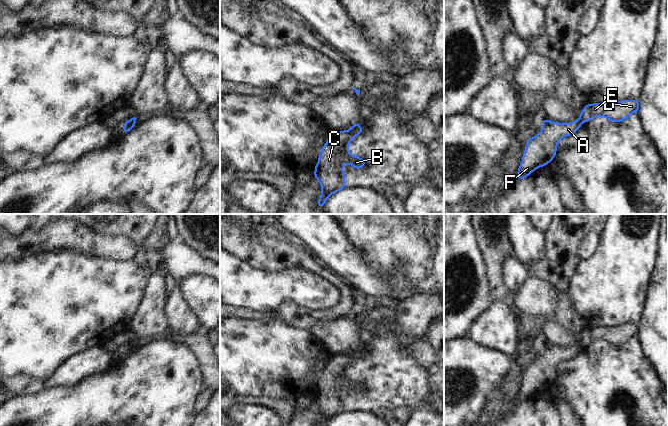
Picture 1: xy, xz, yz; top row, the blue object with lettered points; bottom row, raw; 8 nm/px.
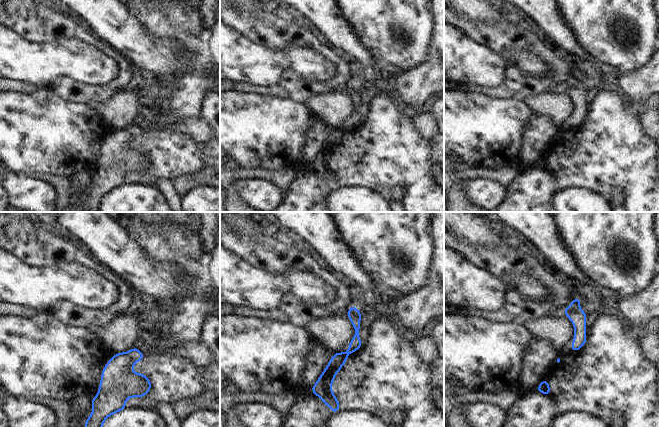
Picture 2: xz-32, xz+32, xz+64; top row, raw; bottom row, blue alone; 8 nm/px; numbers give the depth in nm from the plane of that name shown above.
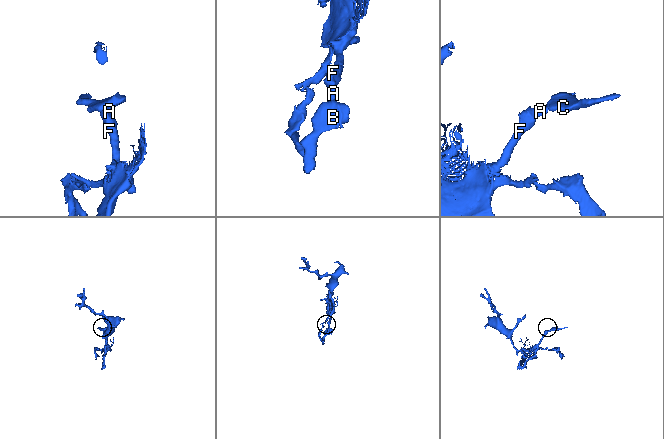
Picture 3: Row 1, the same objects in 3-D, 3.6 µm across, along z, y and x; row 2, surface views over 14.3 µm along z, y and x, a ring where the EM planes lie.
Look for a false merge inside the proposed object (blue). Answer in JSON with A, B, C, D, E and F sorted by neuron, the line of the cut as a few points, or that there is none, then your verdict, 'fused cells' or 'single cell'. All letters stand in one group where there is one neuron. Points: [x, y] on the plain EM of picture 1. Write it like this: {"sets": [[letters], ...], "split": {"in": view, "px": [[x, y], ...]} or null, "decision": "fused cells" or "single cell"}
{"sets": [["A", "F"], ["B", "C", "D", "E"]], "split": {"in": "yz", "px": [[579, 343], [581, 346]]}, "decision": "fused cells"}

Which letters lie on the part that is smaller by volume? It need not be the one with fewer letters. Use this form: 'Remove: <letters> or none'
Remove: B, C, D, E.

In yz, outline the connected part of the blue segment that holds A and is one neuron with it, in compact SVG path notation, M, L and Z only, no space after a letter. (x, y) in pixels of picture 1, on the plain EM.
M545 342L542 348L542 355L535 361L527 363L517 404L522 404L535 393L549 388L556 380L557 366L564 360L573 359L581 351L582 346L576 344L570 348L561 348Z

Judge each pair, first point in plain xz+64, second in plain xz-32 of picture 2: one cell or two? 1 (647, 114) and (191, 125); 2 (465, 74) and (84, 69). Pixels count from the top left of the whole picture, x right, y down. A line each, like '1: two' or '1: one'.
1: one
2: one

